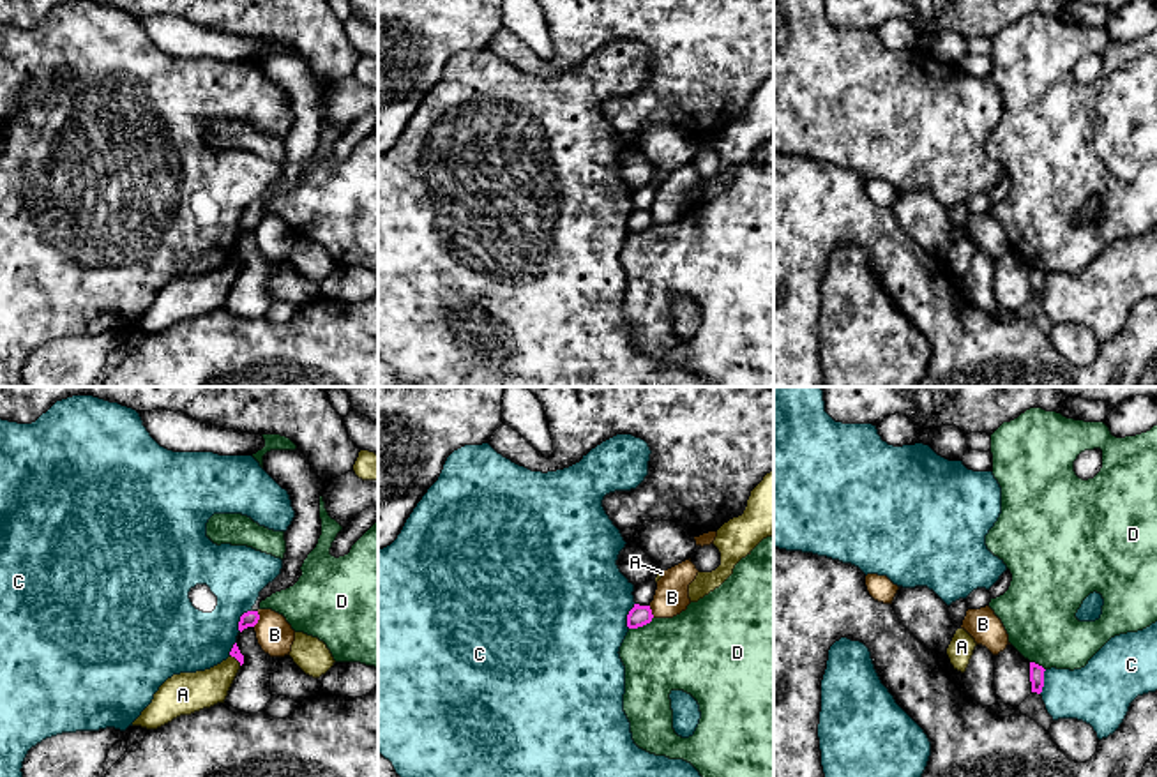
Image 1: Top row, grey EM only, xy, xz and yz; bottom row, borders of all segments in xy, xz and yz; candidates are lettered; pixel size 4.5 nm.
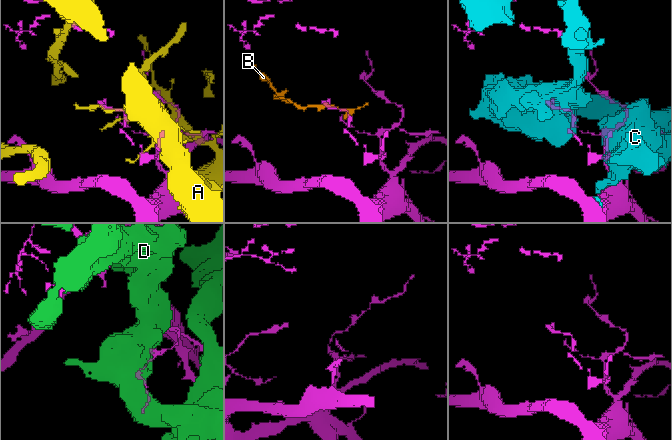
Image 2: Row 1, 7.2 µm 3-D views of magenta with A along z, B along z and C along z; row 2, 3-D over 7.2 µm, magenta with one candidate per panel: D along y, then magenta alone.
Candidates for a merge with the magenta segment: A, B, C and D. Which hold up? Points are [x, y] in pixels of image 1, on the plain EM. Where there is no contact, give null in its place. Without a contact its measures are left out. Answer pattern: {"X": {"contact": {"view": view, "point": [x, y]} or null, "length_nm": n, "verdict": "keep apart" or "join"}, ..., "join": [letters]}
{"A": {"contact": {"view": "xy", "point": [235, 262]}, "length_nm": 80, "verdict": "keep apart"}, "B": {"contact": {"view": "xy", "point": [258, 223]}, "length_nm": 80, "verdict": "keep apart"}, "C": {"contact": {"view": "xy", "point": [241, 225]}, "length_nm": 120, "verdict": "keep apart"}, "D": {"contact": {"view": "xz", "point": [642, 230]}, "length_nm": 130, "verdict": "keep apart"}, "join": []}

